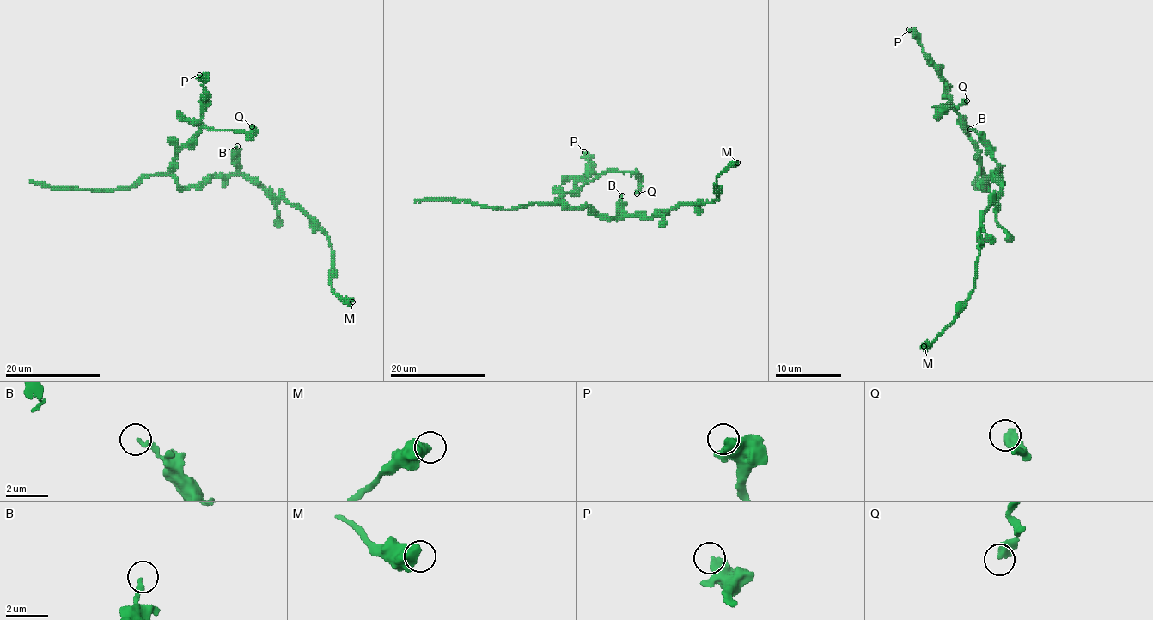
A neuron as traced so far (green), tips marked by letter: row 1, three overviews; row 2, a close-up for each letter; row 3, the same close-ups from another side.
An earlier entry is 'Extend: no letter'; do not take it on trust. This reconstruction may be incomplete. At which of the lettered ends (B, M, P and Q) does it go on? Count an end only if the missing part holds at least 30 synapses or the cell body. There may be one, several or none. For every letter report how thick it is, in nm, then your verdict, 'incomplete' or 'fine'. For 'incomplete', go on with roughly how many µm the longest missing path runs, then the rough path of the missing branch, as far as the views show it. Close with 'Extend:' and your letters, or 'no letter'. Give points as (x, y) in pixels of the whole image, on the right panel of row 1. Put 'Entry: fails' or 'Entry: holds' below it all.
B: 220 nm | fine
M: 750 nm | fine
P: 440 nm | fine
Q: 480 nm | fine
Extend: no letter
Entry: holds

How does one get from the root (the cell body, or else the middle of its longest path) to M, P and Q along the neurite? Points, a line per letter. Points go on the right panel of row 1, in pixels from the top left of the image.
M: (1000, 170), (997, 170), (1000, 191), (984, 210), (975, 287), (959, 316), (932, 343), (924, 346)
P: (1000, 170), (986, 187), (979, 184), (979, 145), (965, 130), (965, 122), (952, 102), (940, 67), (909, 29)
Q: (1000, 170), (982, 187), (980, 150), (965, 130), (961, 116), (950, 104), (936, 107), (947, 109), (966, 100)

